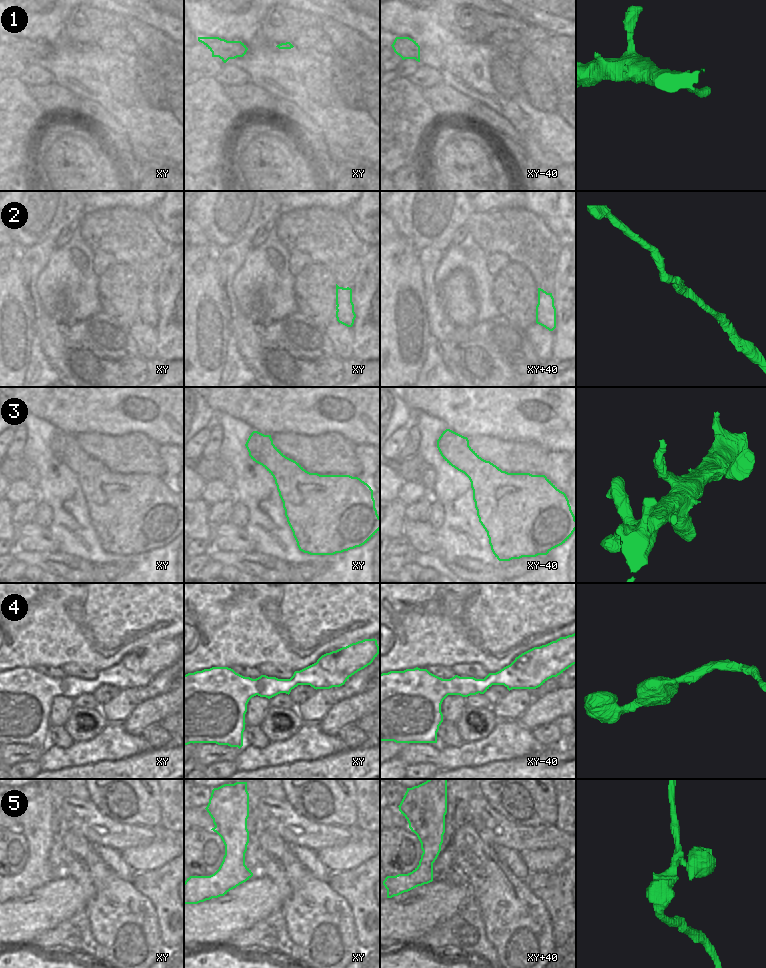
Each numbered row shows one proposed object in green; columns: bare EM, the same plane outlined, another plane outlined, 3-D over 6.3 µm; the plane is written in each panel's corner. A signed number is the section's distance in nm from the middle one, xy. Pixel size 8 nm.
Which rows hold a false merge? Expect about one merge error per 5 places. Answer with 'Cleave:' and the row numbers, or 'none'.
Cleave: none

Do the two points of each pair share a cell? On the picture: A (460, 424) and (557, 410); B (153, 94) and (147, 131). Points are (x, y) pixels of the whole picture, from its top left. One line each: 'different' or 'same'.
A: same
B: different

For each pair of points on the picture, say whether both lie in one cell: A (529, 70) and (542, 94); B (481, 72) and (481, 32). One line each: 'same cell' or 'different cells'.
A: same cell
B: different cells

